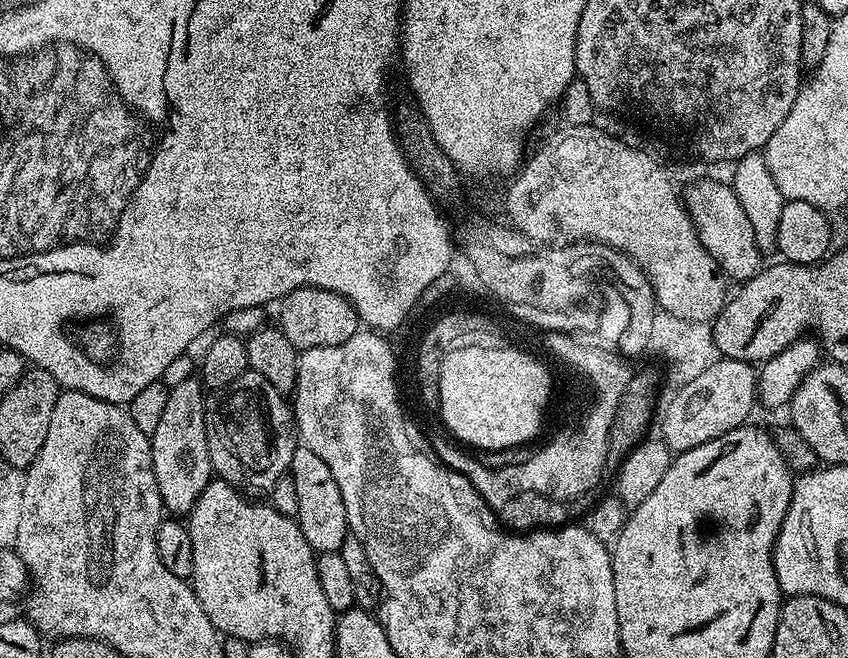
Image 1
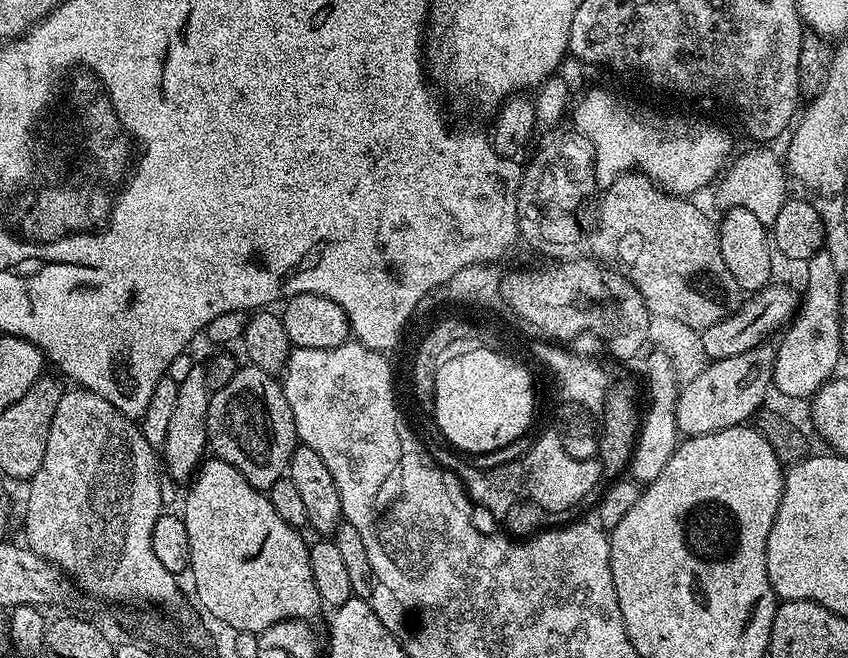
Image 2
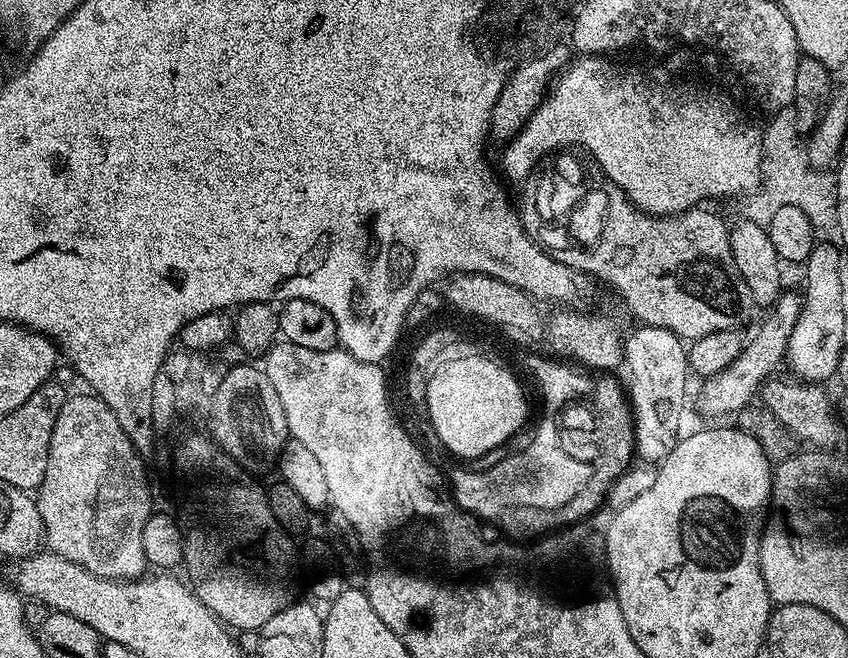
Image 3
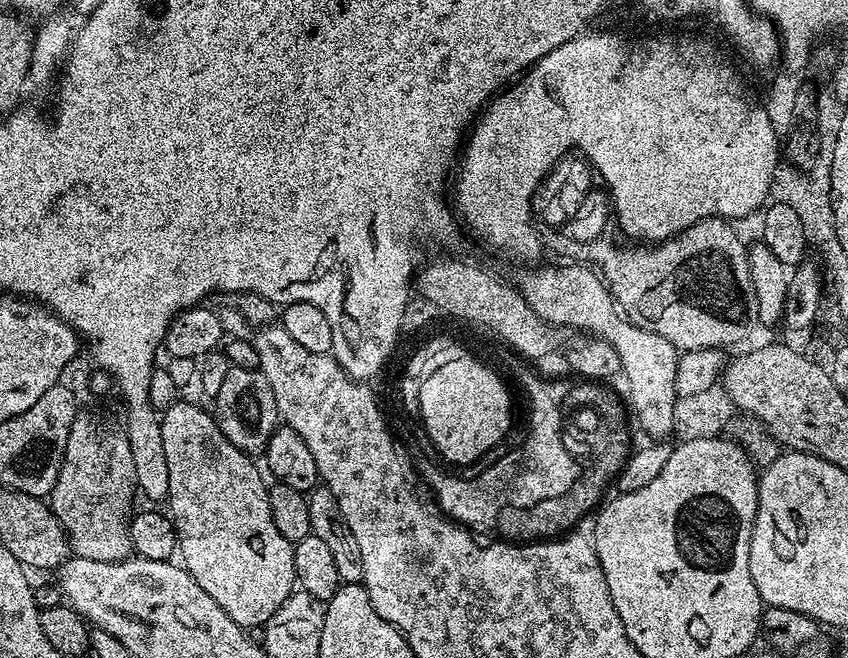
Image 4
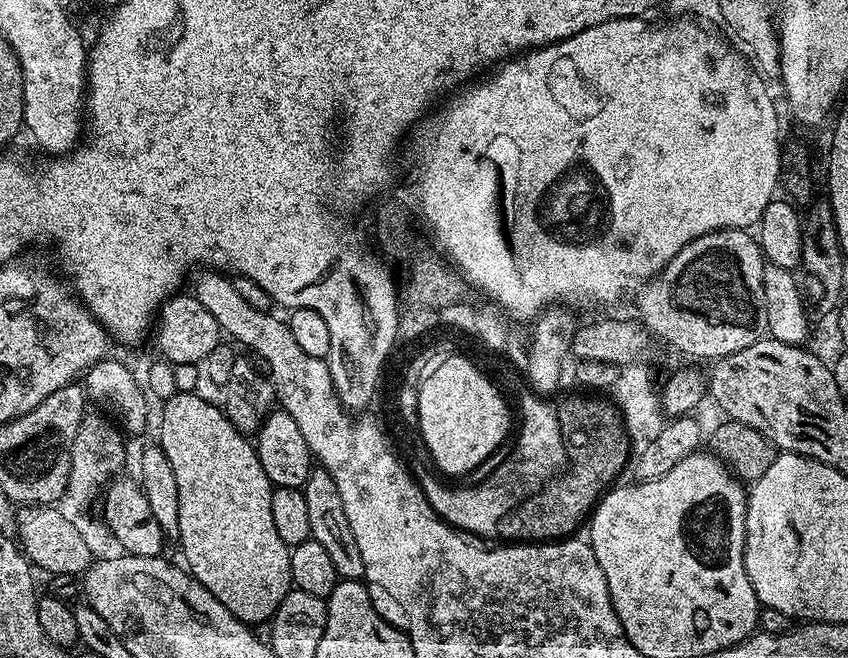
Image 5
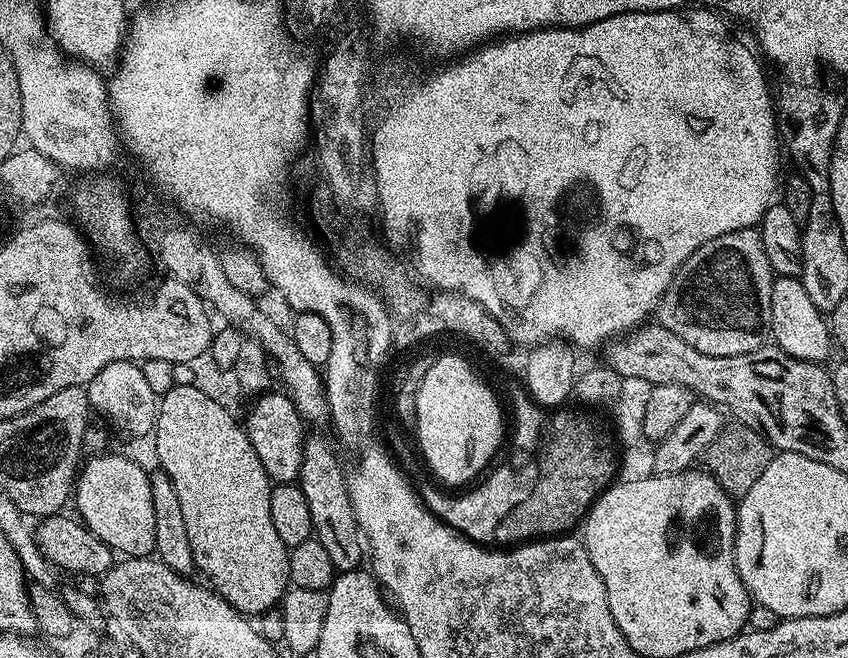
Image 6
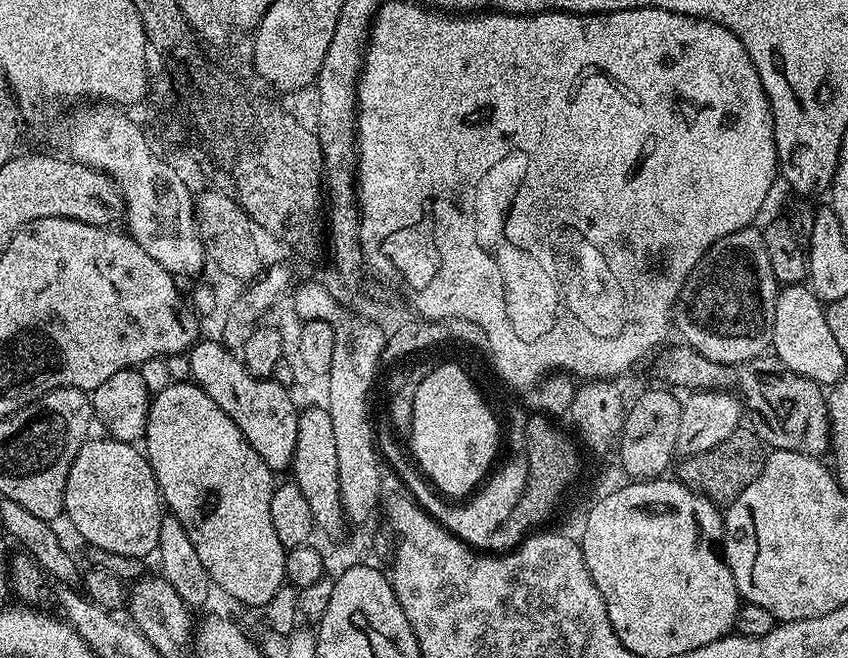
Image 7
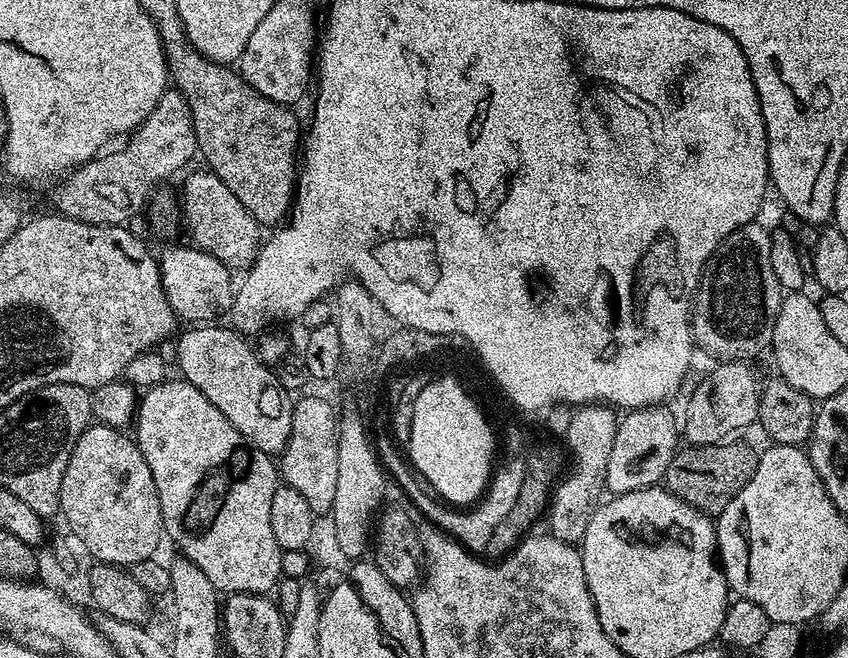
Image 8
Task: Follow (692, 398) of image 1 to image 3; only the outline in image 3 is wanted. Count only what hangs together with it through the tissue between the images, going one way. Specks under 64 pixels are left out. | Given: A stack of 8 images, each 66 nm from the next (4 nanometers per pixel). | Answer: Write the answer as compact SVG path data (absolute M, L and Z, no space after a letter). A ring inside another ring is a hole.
M781 291L780 297L775 304L771 305L768 317L764 320L764 325L756 332L753 340L749 339L734 362L726 366L718 374L707 377L703 381L704 389L700 392L700 400L704 403L704 408L708 412L713 412L716 416L724 416L741 412L749 404L757 399L758 393L763 389L772 372L776 367L785 363L788 355L788 339L790 334L794 334L794 326L798 323L798 316L802 314L804 297L799 291Z

